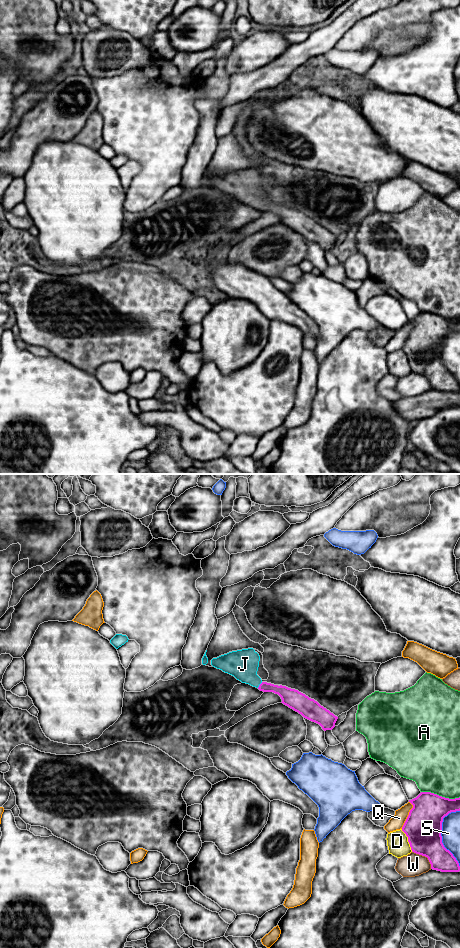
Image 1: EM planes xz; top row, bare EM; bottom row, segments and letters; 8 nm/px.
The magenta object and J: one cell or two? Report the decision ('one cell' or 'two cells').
one cell

